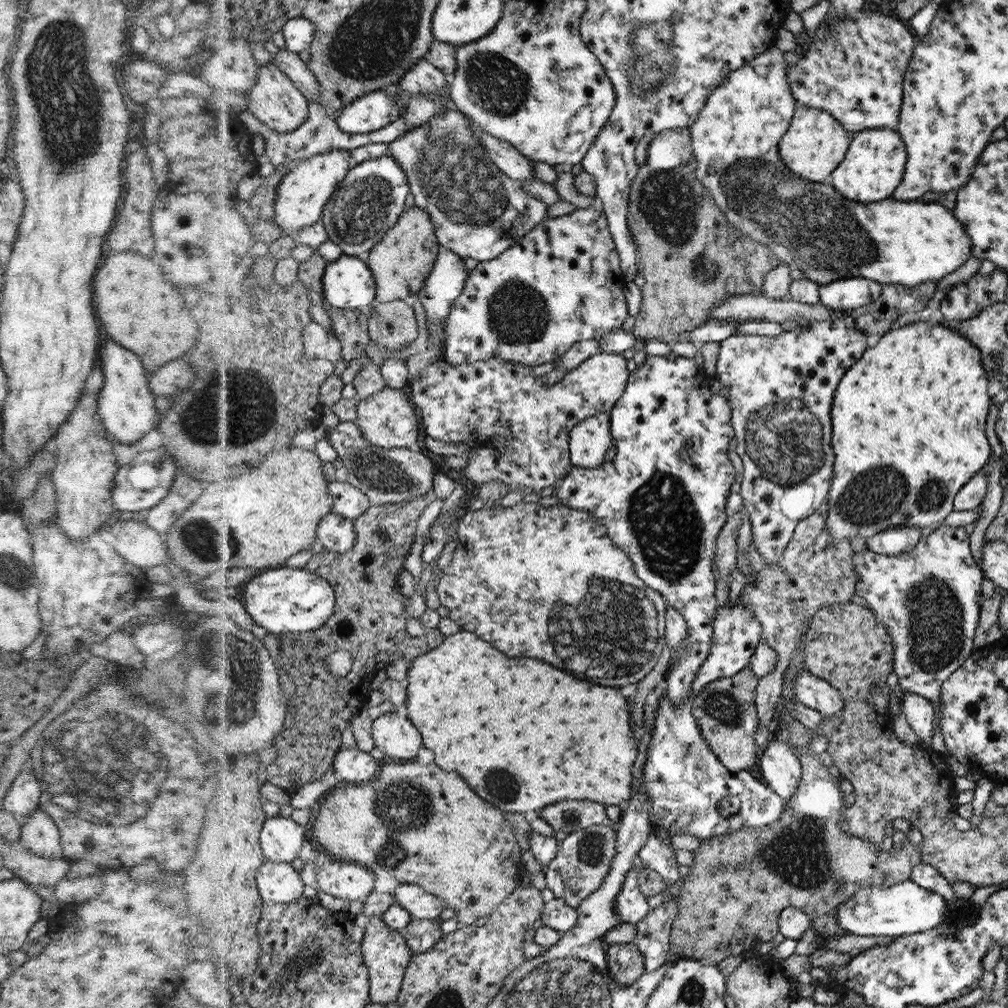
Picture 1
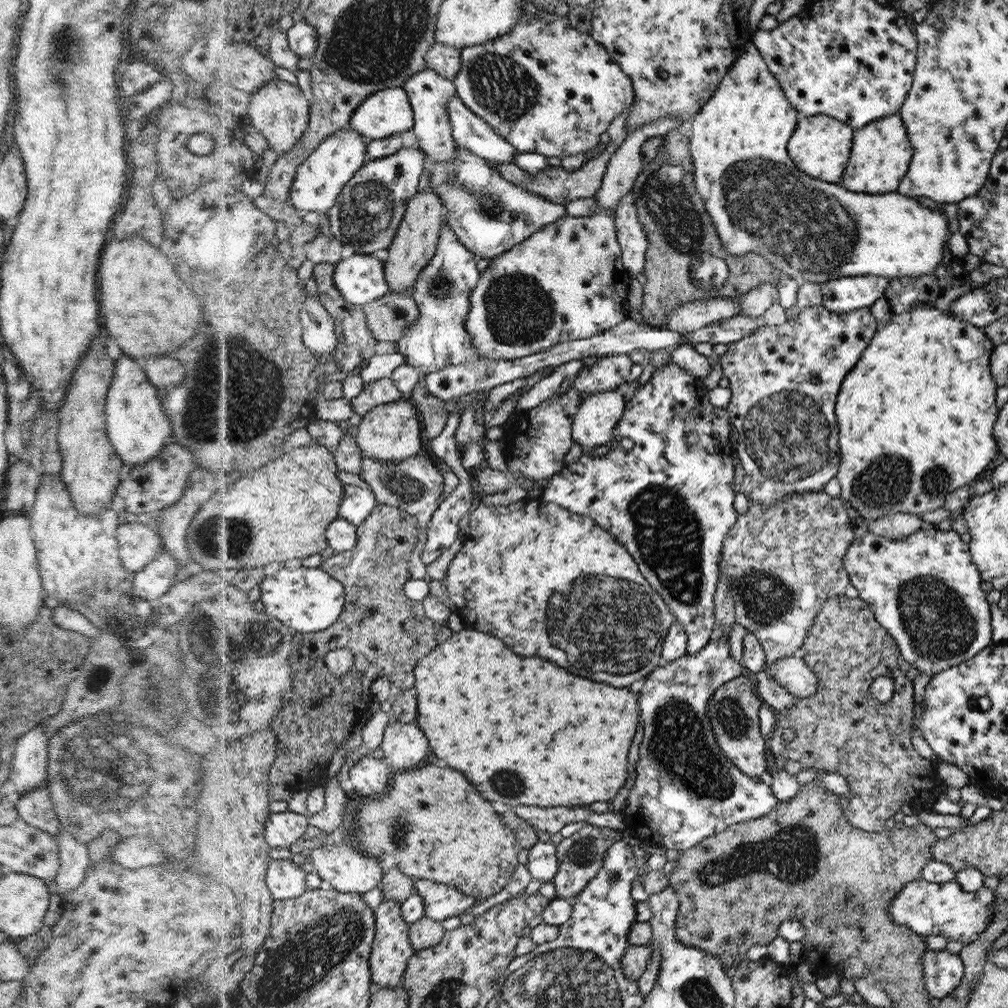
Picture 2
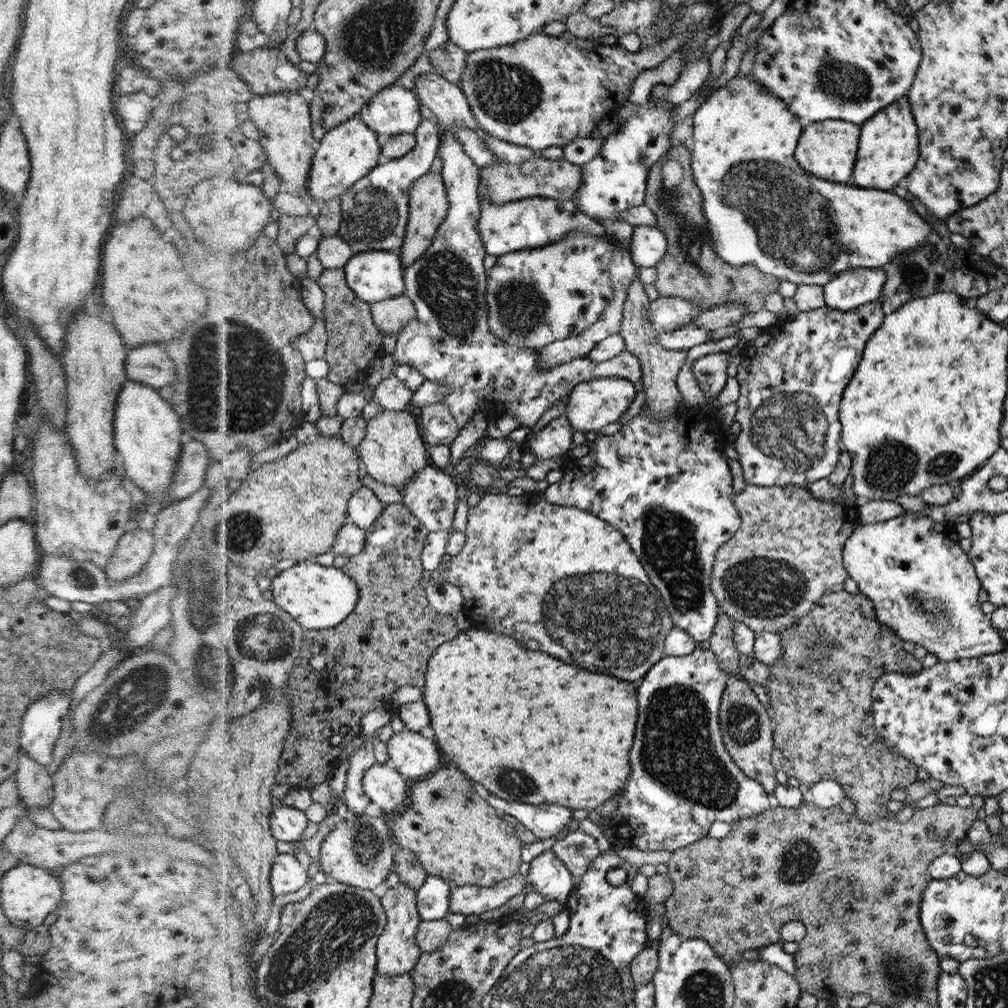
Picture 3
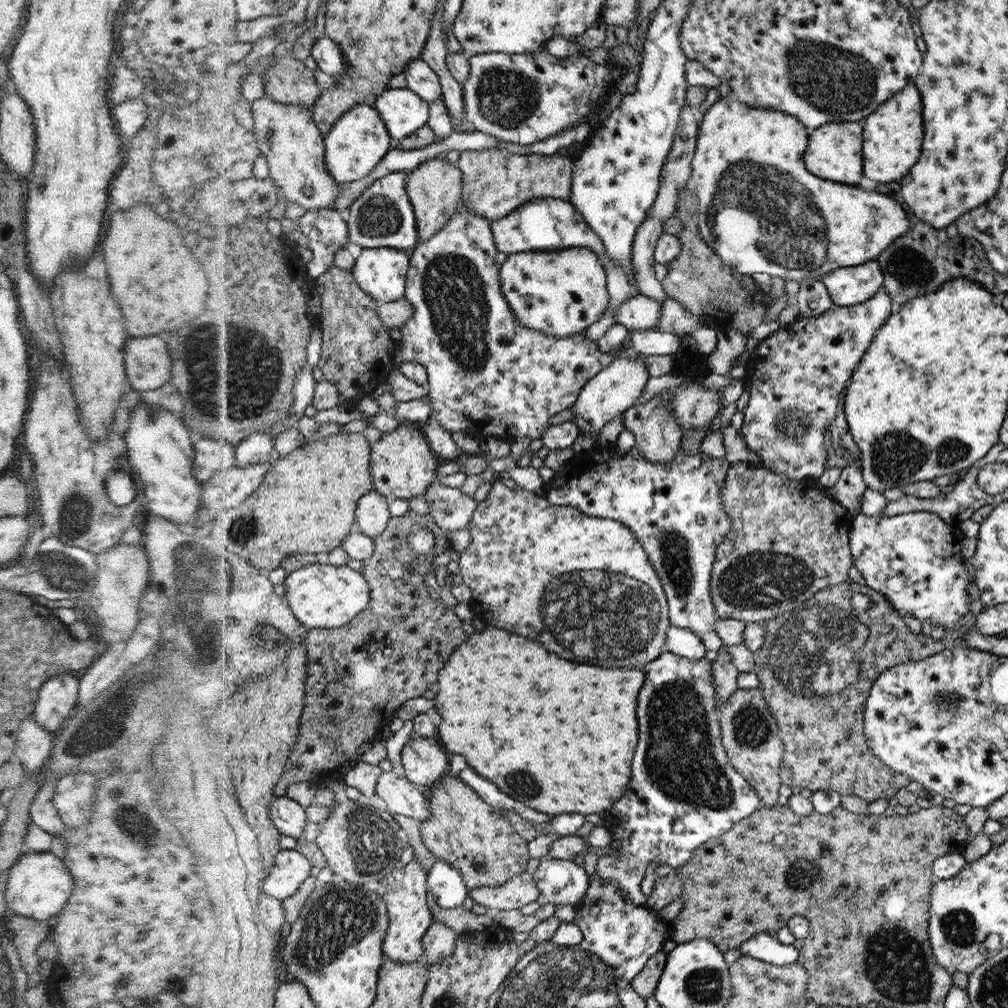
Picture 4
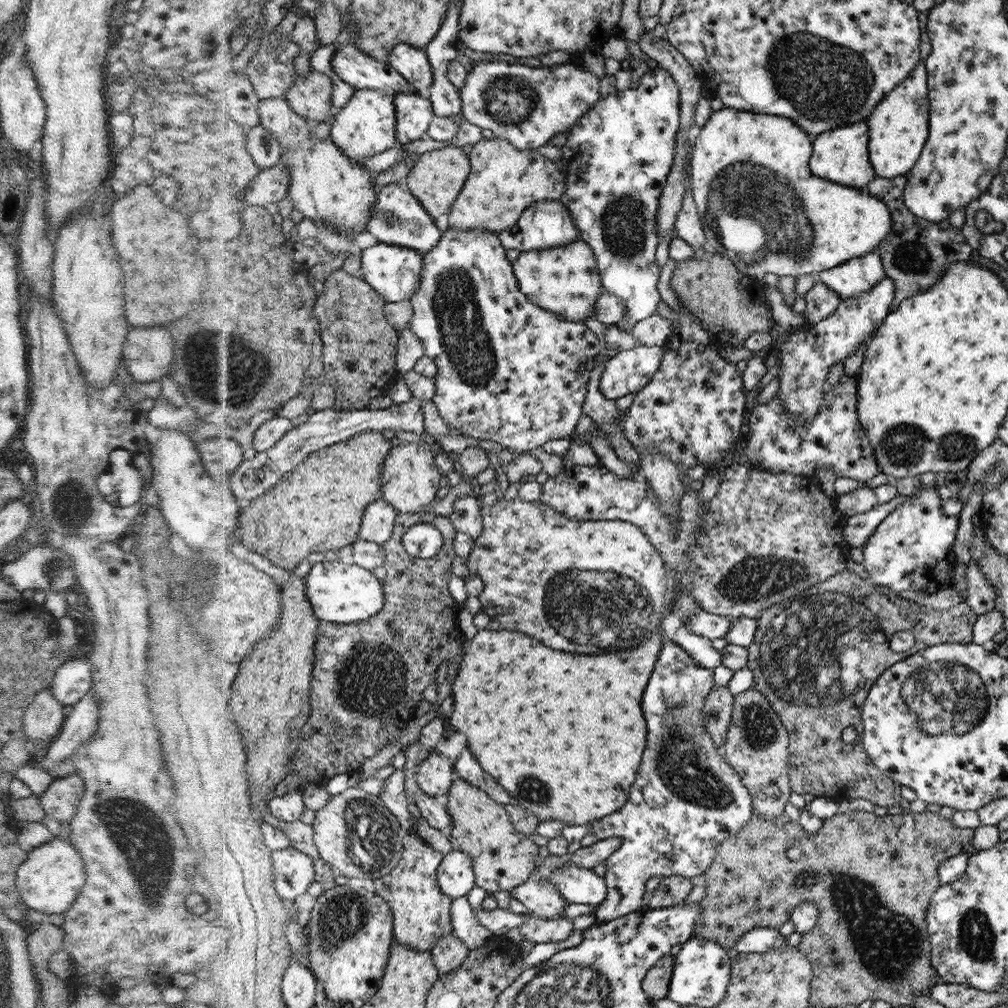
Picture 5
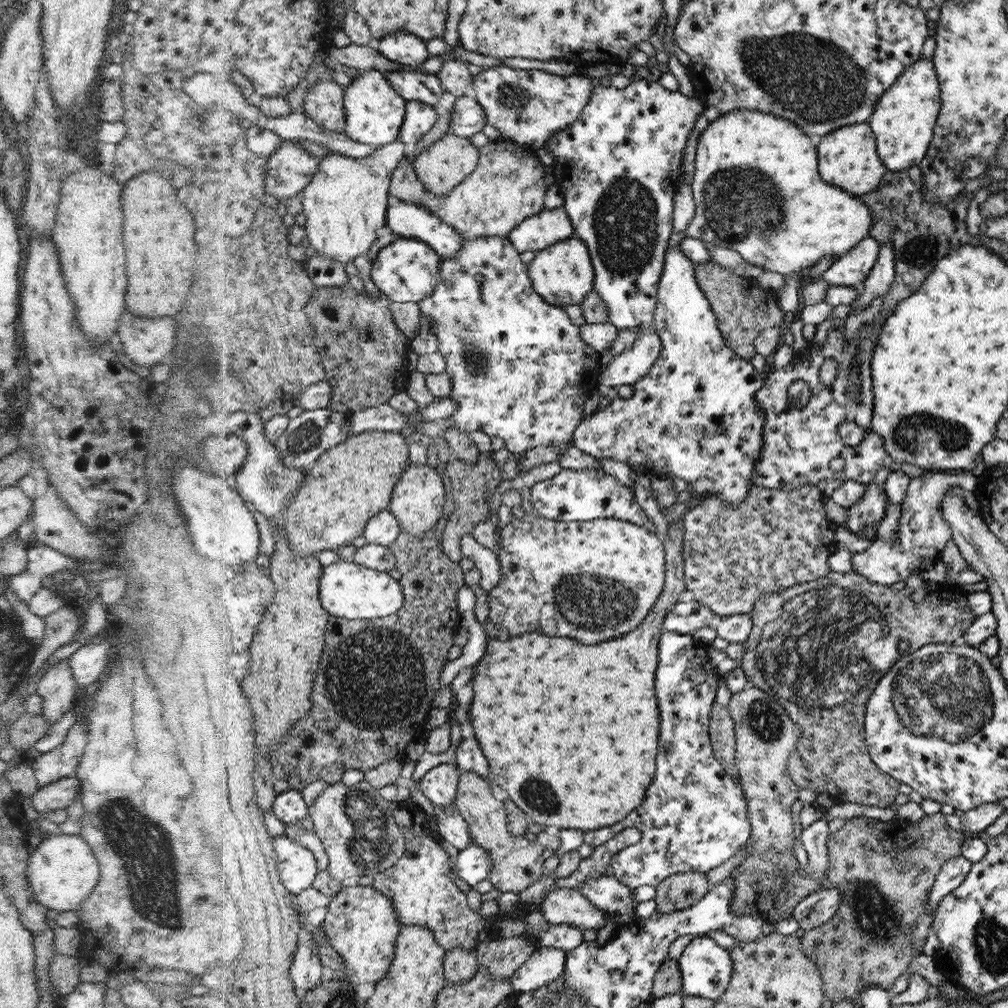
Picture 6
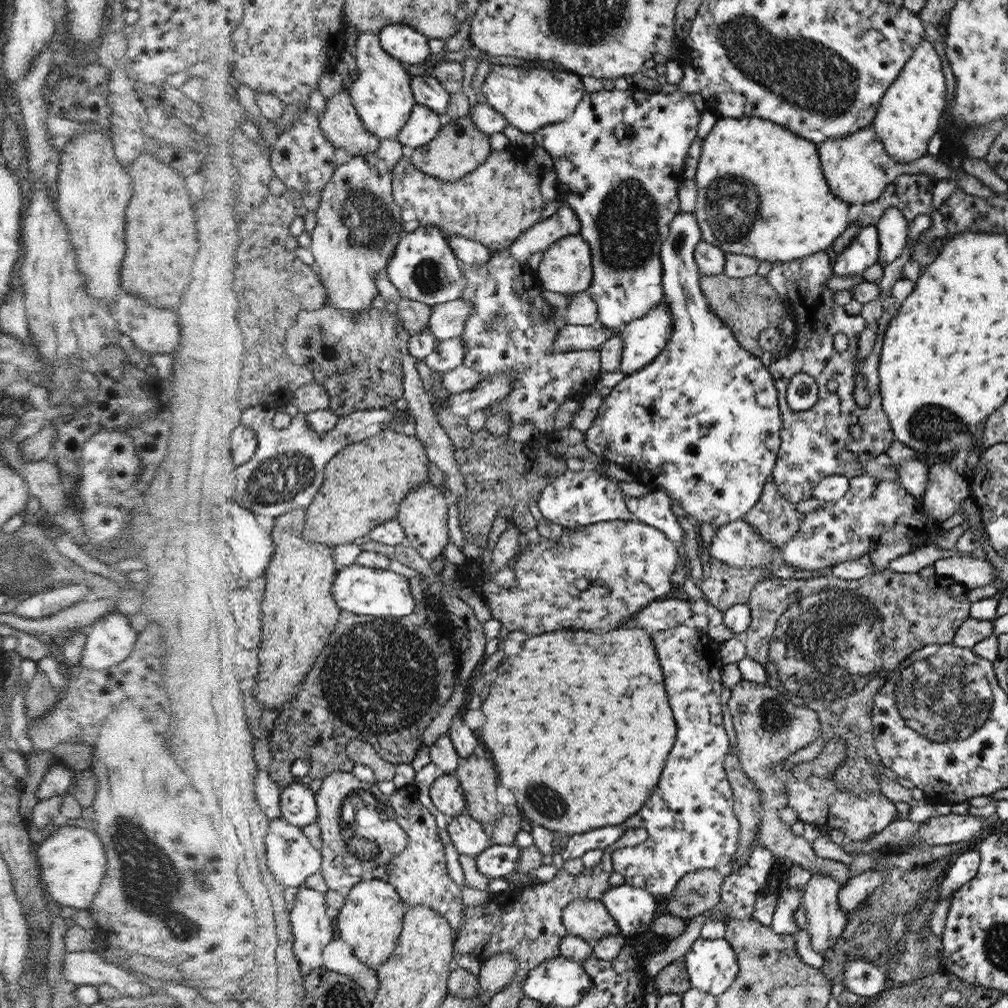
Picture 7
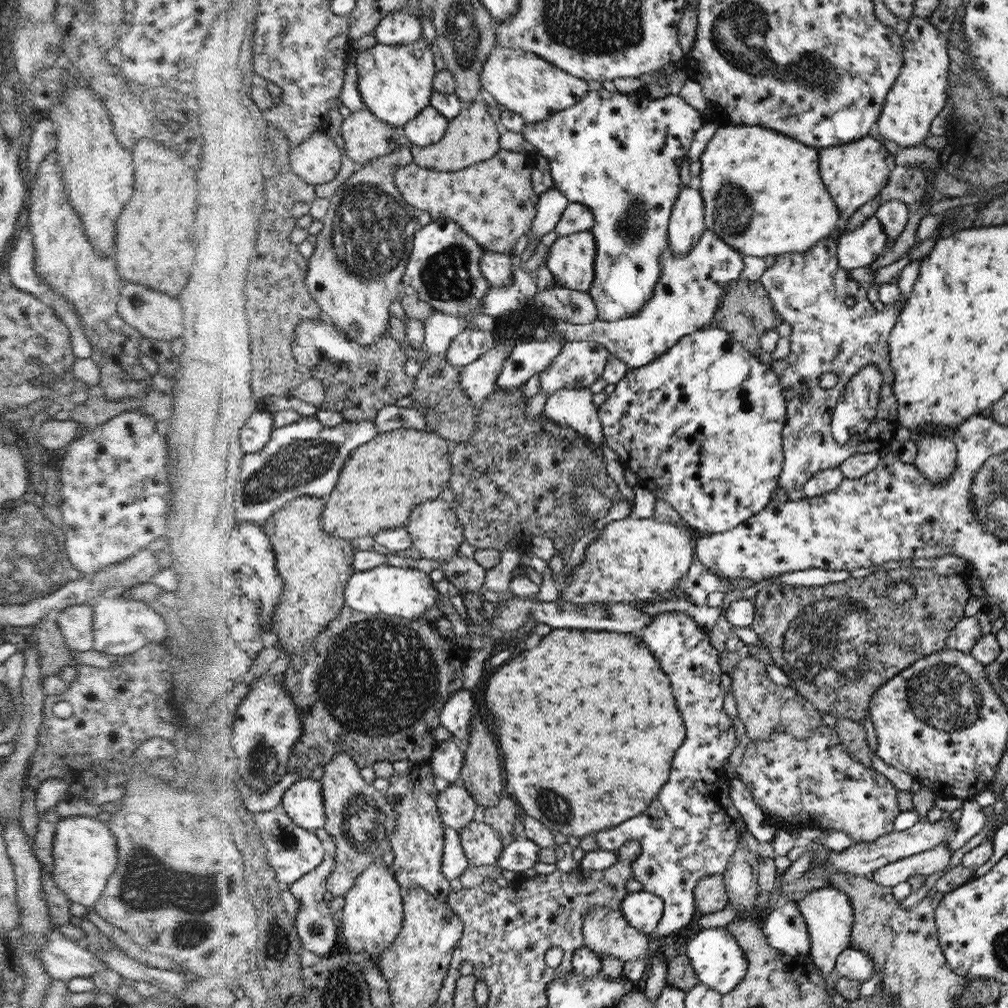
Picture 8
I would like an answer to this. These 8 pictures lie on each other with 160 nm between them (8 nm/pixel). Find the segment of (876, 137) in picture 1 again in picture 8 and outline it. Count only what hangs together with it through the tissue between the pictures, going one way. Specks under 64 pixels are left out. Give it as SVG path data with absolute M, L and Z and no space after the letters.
M912 16L908 28L902 38L906 38L906 70L898 79L898 86L886 97L885 108L881 110L882 118L878 118L880 136L896 142L899 148L908 148L920 144L928 132L932 120L940 114L948 100L948 40L940 30L928 19Z

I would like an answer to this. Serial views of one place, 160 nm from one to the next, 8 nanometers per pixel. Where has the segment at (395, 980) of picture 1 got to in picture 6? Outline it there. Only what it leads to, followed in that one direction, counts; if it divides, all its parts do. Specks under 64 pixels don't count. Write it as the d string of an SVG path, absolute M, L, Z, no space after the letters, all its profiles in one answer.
M412 802L402 803L398 807L397 813L401 828L405 831L408 838L407 852L394 867L375 877L375 887L386 894L386 896L394 899L402 924L409 924L410 926L421 924L431 928L436 933L437 941L448 950L461 946L466 950L470 950L470 952L475 952L478 944L477 934L484 927L488 926L488 922L484 917L468 908L466 892L452 878L452 858L450 858L450 854L444 850L442 844L434 836L432 826L428 822L430 820L428 814L418 804L413 804Z

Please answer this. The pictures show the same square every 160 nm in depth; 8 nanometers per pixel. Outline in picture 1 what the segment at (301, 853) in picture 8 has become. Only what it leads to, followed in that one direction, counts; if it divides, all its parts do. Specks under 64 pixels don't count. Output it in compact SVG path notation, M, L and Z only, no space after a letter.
M268 860L257 876L261 895L266 904L288 904L300 900L306 890L300 871L288 862Z

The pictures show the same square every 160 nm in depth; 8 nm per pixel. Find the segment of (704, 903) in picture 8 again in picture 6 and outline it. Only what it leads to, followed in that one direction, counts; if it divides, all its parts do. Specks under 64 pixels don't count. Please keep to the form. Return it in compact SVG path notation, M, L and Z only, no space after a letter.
M704 872L676 873L655 887L657 910L666 914L694 906L710 888Z

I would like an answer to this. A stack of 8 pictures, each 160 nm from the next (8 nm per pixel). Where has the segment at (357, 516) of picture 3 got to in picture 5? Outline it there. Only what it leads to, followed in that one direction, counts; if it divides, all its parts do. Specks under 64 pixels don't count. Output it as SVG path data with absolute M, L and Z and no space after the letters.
M384 497L379 498L366 509L360 538L386 544L394 536L399 518L399 510Z

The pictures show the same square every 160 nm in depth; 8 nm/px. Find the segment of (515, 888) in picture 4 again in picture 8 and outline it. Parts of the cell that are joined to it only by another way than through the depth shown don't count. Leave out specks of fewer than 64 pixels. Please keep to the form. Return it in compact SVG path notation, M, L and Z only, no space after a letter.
M594 907L585 914L585 946L598 956L614 956L622 962L648 959L649 935L629 925L619 910Z

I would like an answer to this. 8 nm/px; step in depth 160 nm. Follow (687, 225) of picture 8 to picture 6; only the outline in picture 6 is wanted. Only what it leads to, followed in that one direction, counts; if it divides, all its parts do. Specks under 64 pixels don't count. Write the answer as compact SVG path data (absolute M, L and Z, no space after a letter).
M679 245L672 247L669 254L666 255L665 273L662 274L661 282L657 288L658 304L657 312L654 315L654 321L651 326L658 336L661 336L662 347L661 356L657 358L653 368L649 373L641 378L636 384L633 384L632 397L623 399L616 397L612 399L609 405L604 405L602 409L596 411L592 416L585 418L580 425L577 426L576 432L573 433L573 445L579 448L584 454L594 458L608 458L632 464L642 464L648 476L662 476L662 478L678 478L683 479L689 484L688 491L691 492L694 502L705 498L708 495L716 495L724 499L731 507L741 505L745 501L750 487L754 485L754 465L760 458L760 453L764 444L762 440L762 431L765 426L765 411L761 409L760 403L756 399L757 390L760 390L765 384L765 378L762 372L757 372L752 363L748 359L744 359L741 355L735 353L722 336L722 331L718 329L717 317L712 307L709 305L709 299L702 292L697 283L696 266L692 261L686 258L686 255L679 249Z

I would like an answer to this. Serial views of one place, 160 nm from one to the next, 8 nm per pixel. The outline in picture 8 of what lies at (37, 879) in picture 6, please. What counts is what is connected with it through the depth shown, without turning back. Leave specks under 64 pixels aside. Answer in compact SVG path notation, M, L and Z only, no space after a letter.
M86 816L61 818L53 842L53 879L71 902L94 908L117 865L117 846L108 823Z

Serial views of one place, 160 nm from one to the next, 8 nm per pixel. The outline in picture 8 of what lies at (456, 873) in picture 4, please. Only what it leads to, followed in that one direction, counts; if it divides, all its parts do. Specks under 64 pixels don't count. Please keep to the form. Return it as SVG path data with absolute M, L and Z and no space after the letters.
M523 836L517 837L502 851L501 857L497 860L497 866L500 869L524 873L525 870L537 864L540 850L541 847L536 842Z

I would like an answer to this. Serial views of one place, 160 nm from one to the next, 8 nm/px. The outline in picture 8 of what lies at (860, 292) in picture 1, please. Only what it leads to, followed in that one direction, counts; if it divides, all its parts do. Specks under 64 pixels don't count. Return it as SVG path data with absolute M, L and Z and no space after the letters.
M872 216L852 232L837 239L837 259L843 270L862 269L872 265L888 244L886 230L880 219Z

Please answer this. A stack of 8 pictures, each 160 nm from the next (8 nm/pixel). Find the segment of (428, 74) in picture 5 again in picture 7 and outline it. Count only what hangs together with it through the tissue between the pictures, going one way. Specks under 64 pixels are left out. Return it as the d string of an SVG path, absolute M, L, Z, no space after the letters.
M391 24L382 30L382 46L409 64L422 64L432 56L430 37L410 24Z

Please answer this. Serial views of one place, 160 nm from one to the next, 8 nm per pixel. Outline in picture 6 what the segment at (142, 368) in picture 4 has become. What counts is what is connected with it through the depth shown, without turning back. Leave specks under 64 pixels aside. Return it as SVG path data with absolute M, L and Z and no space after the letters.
M125 310L119 318L117 332L122 337L122 346L125 355L138 366L156 366L161 364L162 359L172 352L175 342L175 320L172 318L152 318L136 316L129 310Z

